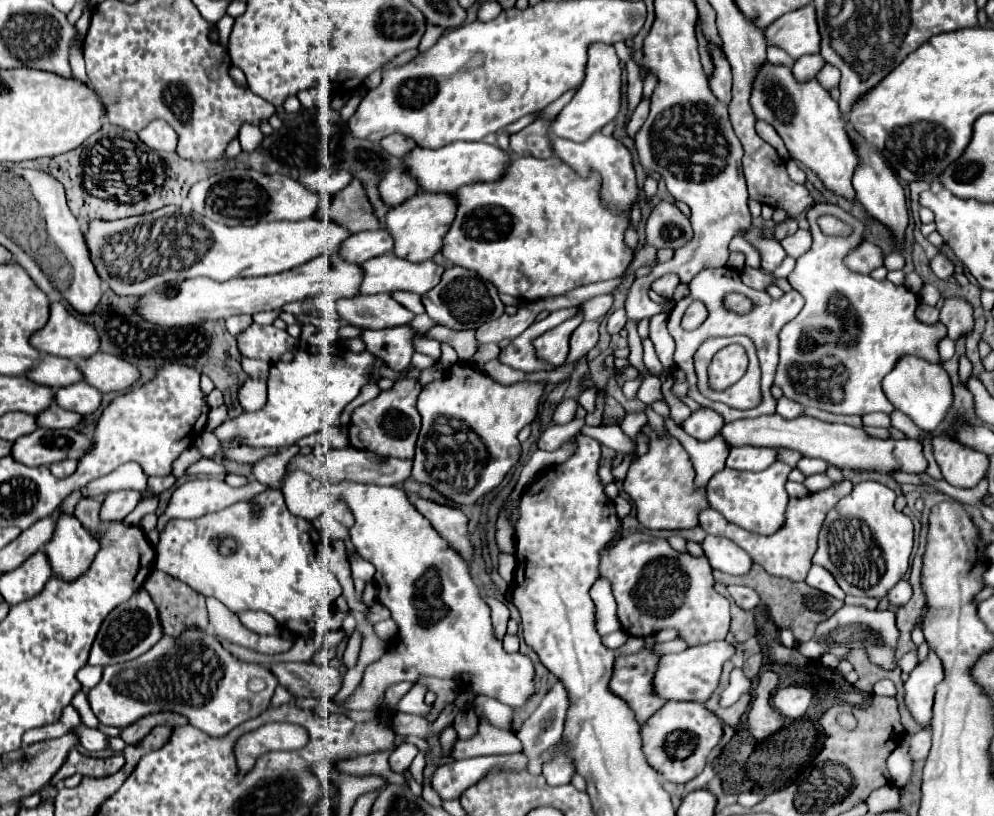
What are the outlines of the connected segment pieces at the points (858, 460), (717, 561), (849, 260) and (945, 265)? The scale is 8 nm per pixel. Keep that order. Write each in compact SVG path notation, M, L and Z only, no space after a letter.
M763 415L755 419L731 421L721 429L725 441L733 447L739 445L757 445L757 447L787 447L799 451L803 457L819 457L835 467L847 469L871 469L879 473L891 471L907 471L907 473L923 473L927 469L927 459L923 457L923 447L915 439L873 439L863 433L863 429L855 429L849 425L833 425L819 421L815 417L797 417L783 419L781 415Z
M707 535L701 547L713 569L729 575L745 575L751 569L751 557L739 545L725 537Z
M861 241L855 249L851 249L847 253L843 263L847 265L847 269L851 269L855 273L871 273L875 267L883 265L883 253L873 243Z
M939 253L935 259L931 259L931 269L939 279L949 279L953 273L953 261L947 259L943 253Z

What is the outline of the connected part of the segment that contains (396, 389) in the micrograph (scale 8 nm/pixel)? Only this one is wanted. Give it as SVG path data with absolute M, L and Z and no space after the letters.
M401 379L387 391L381 391L373 401L357 407L349 423L349 441L355 449L373 451L379 457L413 457L421 417L415 409L417 395L421 393L419 381Z

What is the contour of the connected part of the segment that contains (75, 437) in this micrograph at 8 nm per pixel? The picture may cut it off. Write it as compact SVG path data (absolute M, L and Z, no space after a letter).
M35 429L13 443L11 457L23 465L37 467L63 459L79 459L89 447L91 439L75 429Z

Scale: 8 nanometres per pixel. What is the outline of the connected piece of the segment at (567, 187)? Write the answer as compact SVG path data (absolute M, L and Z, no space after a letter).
M513 157L507 163L507 169L505 169L501 179L489 181L489 183L465 185L465 187L455 191L455 199L457 199L457 215L455 215L455 221L451 223L451 227L443 239L441 255L447 261L451 261L453 265L477 271L479 277L491 281L499 289L499 293L505 293L505 295L511 295L517 299L525 299L525 301L535 301L535 299L543 299L543 297L551 297L551 295L563 295L579 285L589 285L589 283L621 277L625 273L625 269L629 267L629 263L633 261L633 251L623 241L623 231L629 227L629 221L625 215L617 217L601 205L601 201L599 201L599 177L591 175L589 179L579 179L579 175L575 175L563 161L559 161L559 157L549 157L549 159Z

